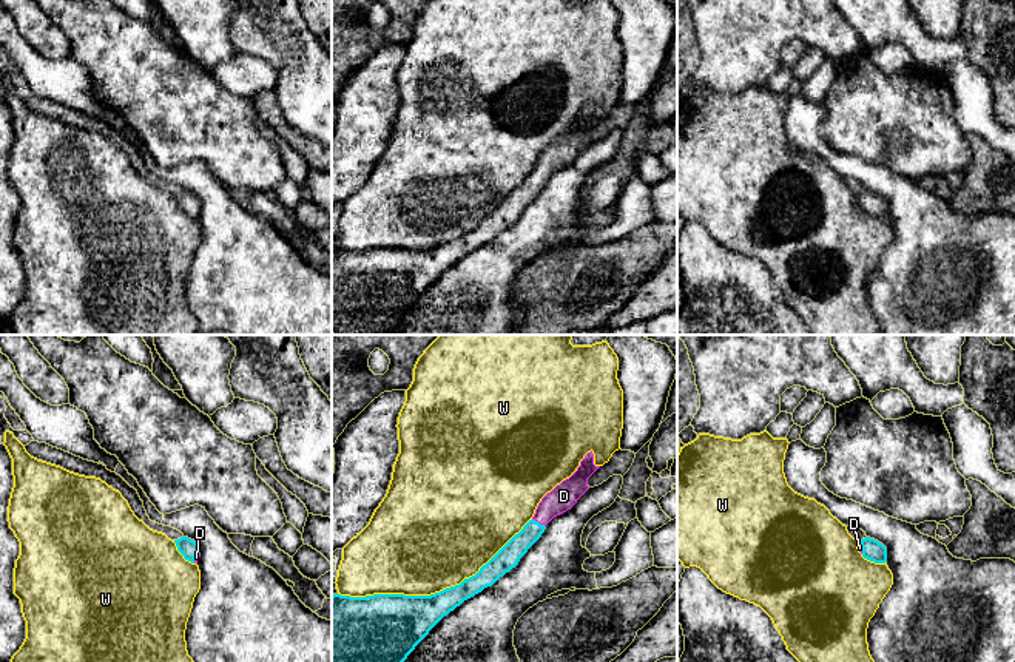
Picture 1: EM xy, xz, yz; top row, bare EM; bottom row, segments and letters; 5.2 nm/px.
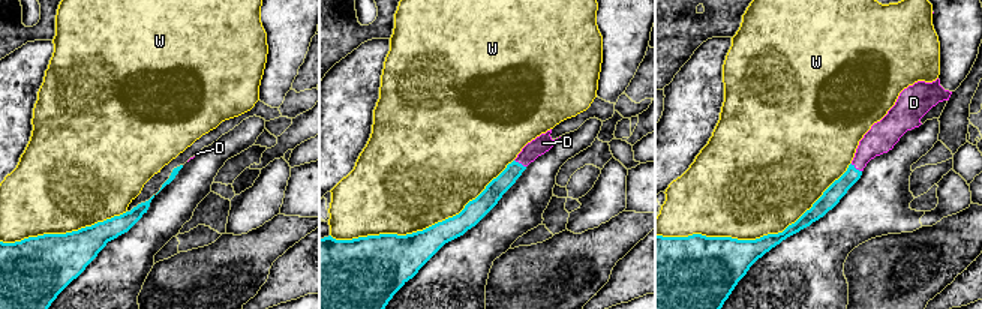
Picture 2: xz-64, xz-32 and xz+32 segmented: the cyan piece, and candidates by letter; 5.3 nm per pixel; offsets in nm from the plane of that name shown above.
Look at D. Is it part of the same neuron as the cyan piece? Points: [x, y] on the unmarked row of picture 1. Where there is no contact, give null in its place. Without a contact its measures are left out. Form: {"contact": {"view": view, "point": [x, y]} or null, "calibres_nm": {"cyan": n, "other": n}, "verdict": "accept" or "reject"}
{"contact": {"view": "xz", "point": [537, 176]}, "calibres_nm": {"cyan": 120, "other": 140}, "verdict": "accept"}

